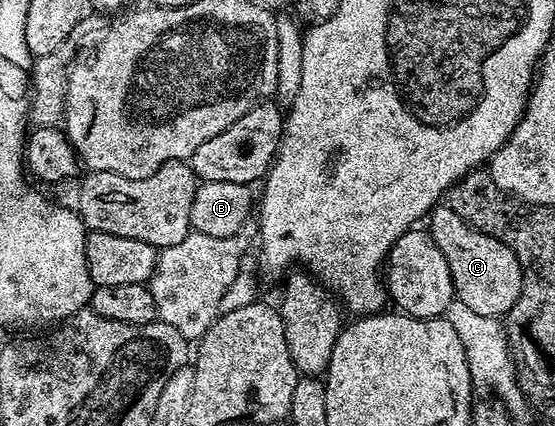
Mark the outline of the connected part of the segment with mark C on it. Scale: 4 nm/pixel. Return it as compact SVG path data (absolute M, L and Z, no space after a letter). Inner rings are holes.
M448 205L435 206L430 212L428 230L448 261L457 302L468 305L468 309L480 313L480 317L498 319L507 315L512 305L516 305L516 297L520 297L522 288L522 266L516 253L512 253L504 241L468 225L464 217Z

